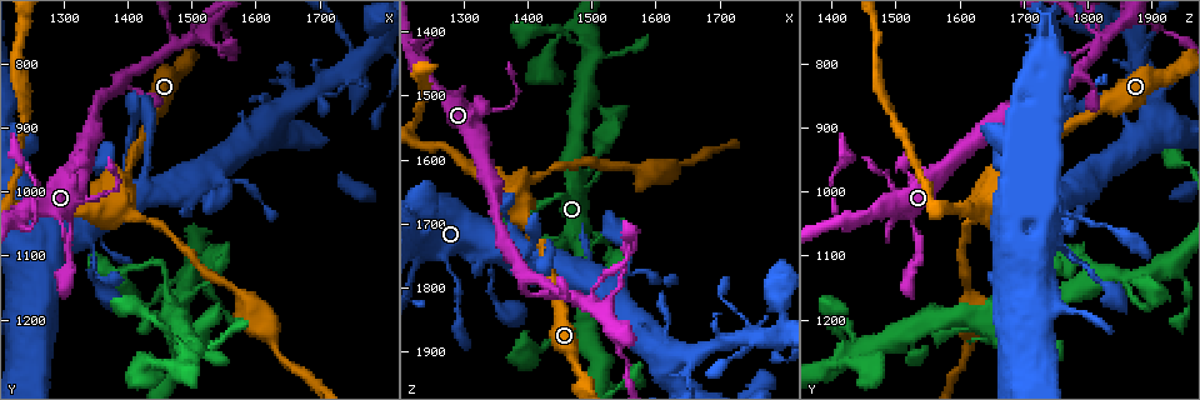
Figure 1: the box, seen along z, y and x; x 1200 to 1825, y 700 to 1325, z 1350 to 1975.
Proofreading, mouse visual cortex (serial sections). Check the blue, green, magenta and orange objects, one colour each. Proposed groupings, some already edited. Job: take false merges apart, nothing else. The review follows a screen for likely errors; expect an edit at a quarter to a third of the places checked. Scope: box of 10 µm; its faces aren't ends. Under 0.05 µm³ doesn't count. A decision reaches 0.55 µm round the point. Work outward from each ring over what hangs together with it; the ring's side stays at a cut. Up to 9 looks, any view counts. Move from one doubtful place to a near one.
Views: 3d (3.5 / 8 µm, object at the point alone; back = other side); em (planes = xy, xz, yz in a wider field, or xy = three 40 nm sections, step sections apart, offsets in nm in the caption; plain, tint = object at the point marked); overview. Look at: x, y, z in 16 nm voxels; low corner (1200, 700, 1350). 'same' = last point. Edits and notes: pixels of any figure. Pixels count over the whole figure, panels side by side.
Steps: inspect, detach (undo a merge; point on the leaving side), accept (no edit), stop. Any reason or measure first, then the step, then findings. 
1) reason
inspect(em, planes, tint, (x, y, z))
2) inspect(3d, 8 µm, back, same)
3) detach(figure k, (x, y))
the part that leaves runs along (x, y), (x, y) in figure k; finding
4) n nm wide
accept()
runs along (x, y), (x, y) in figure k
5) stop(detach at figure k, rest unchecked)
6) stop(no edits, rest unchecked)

three arms meet
inspect(3d, 8 µm, (1395, 820, 1780))

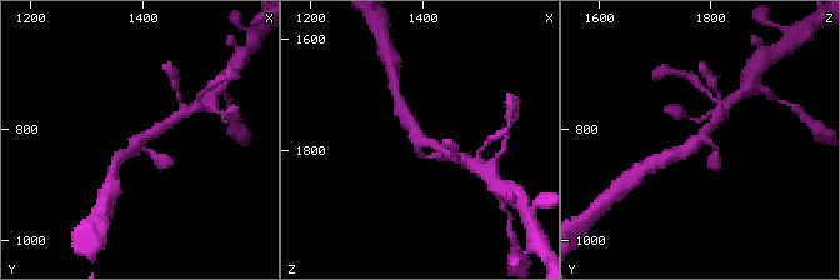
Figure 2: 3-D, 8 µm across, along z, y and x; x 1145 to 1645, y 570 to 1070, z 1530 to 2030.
inspect(em, xy, step 2, tint, same)

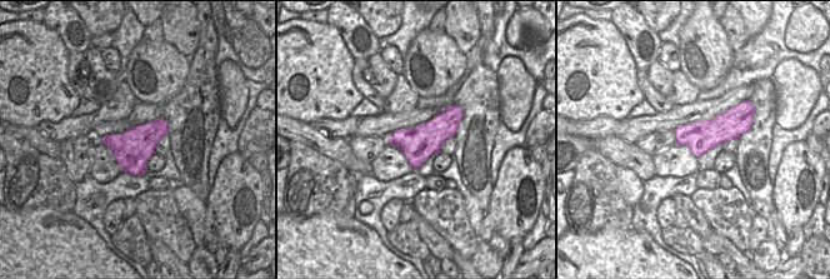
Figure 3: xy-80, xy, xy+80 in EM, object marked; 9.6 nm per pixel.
3 arms; arms of 150, 300, 300 nm
accept()
runs along (404, 115), (416, 135), (450, 155) in figure 2; continuous, no second cell

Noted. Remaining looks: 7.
sharp bend
inspect(3d, 8 µm, back, (1505, 750, 1835))

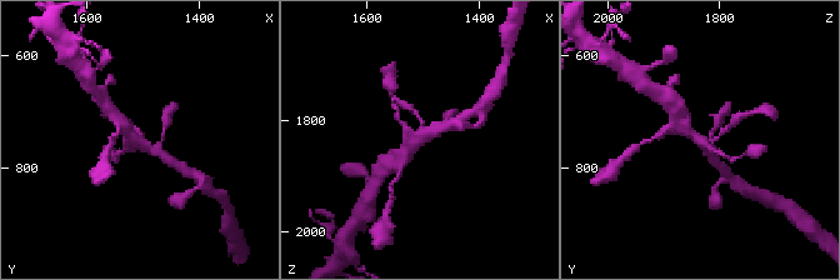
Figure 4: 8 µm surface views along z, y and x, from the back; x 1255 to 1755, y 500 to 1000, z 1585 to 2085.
4 arms; arms of 150, 150, 300, 300 nm
inspect(em, xy, step 2, tint, same)

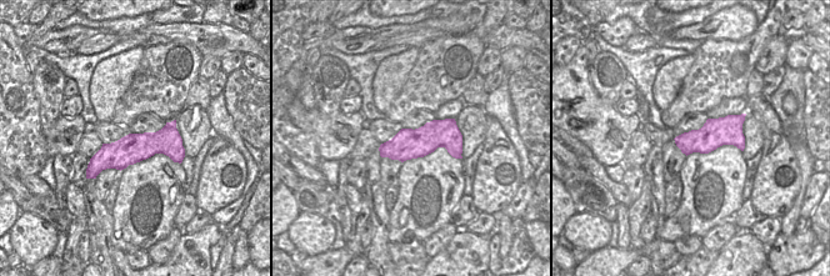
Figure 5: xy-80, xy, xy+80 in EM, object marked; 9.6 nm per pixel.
300 nm wide
accept()
runs along (173, 125), (91, 174) in figure 5; all the same cell

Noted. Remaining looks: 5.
sharp bend
inspect(3d, 3.5 µm, (1740, 815, 1880))

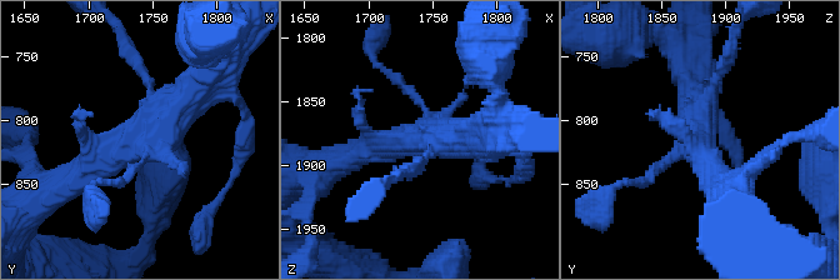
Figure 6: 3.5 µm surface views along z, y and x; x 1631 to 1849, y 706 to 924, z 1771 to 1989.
shape alone is not enough
inspect(em, xy, step 5, tint, (1740, 814, 1878))

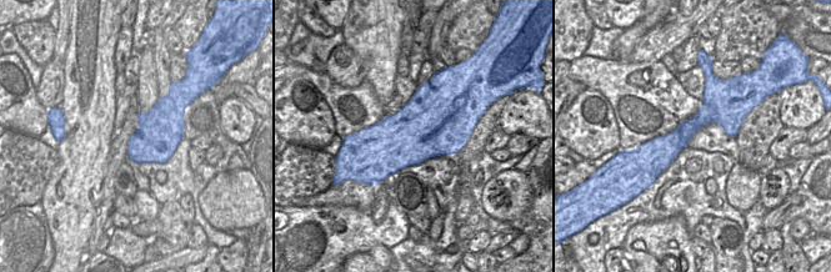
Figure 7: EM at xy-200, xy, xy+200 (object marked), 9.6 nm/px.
accept()
runs along (73, 183), (206, 79) in figure 6; one cell here

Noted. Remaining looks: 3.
sharp bend
inspect(3d, 3.5 µm, (1465, 1145, 1655))

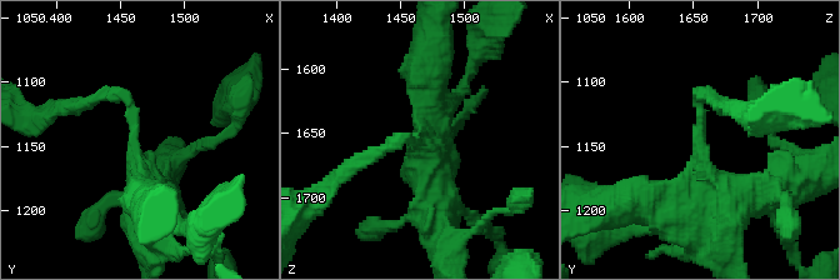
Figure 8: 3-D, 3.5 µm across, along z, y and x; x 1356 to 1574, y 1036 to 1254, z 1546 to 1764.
arms of 150, 450 nm; need the tissue
inspect(em, xy, step 2, tint, (1460, 1146, 1652))

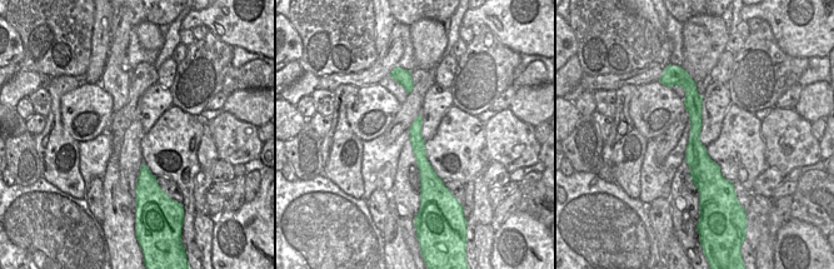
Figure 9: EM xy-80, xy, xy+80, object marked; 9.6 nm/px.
accept()
runs along (685, 84), (705, 189) in figure 9; continuous, no second cell

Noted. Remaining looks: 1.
stop(no edits, rest unchecked)

